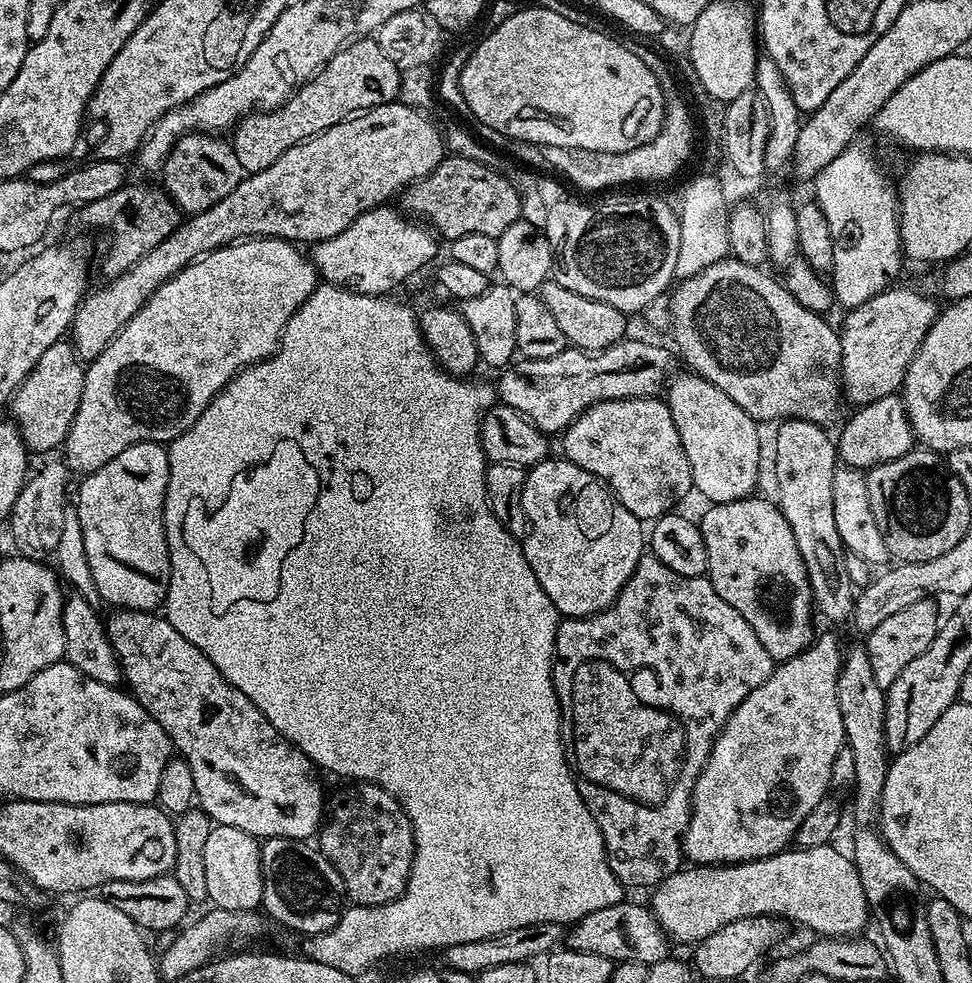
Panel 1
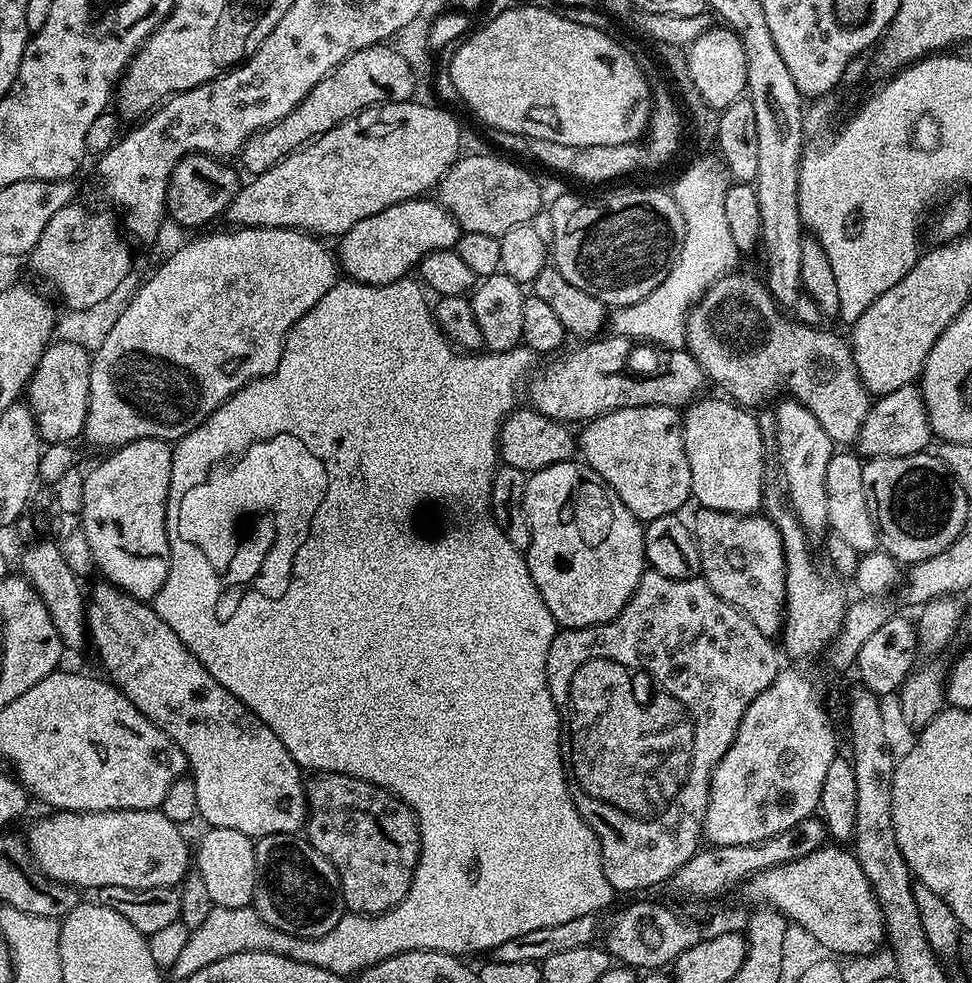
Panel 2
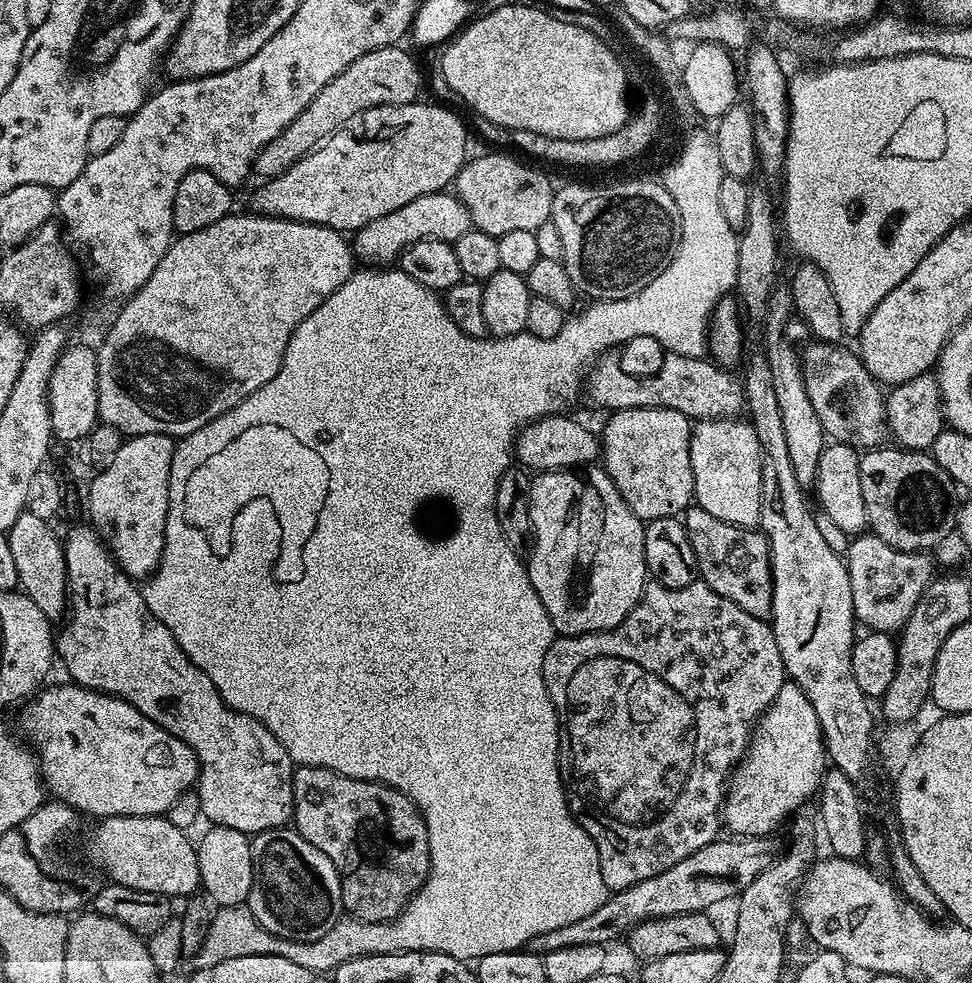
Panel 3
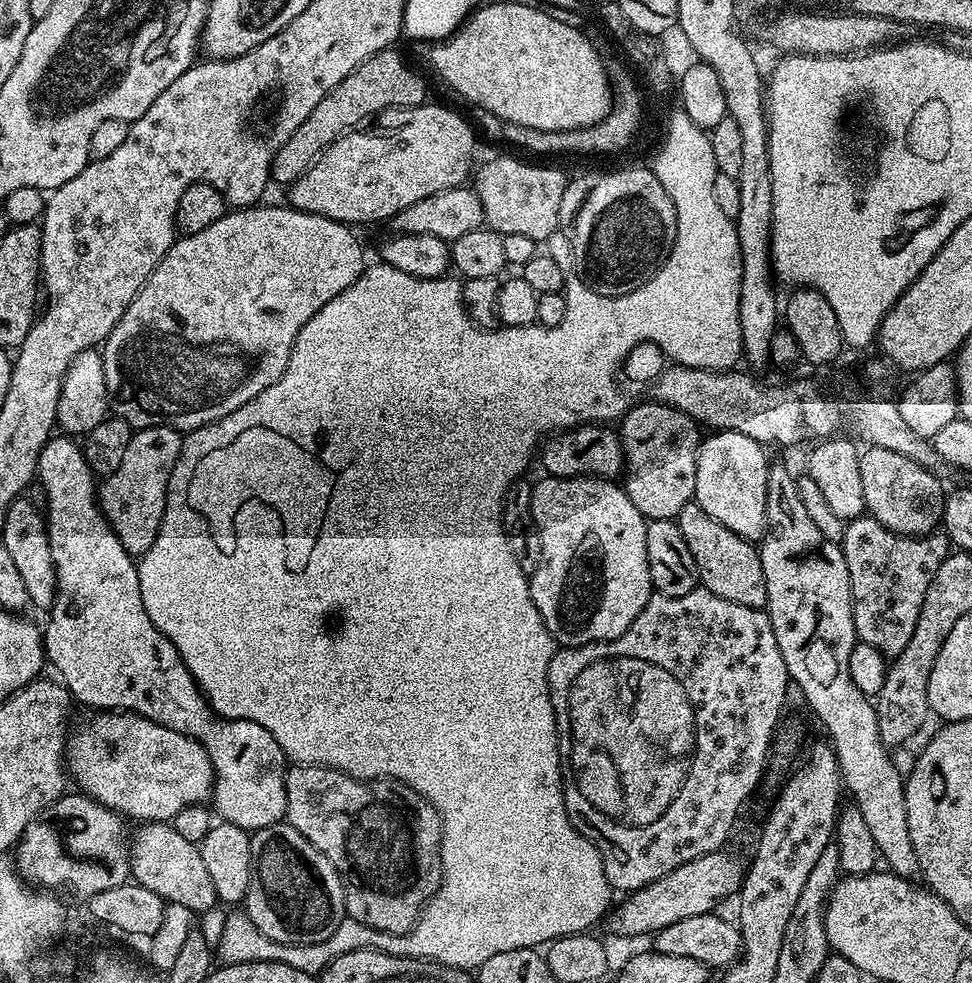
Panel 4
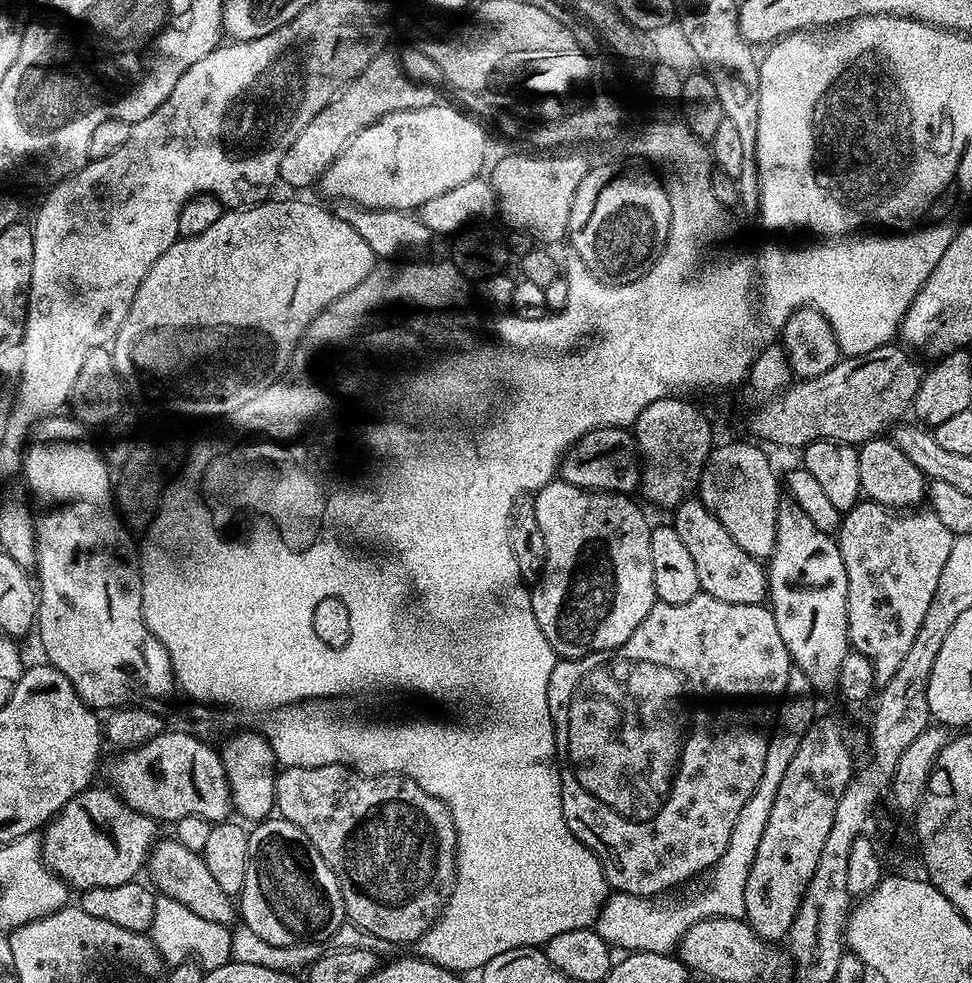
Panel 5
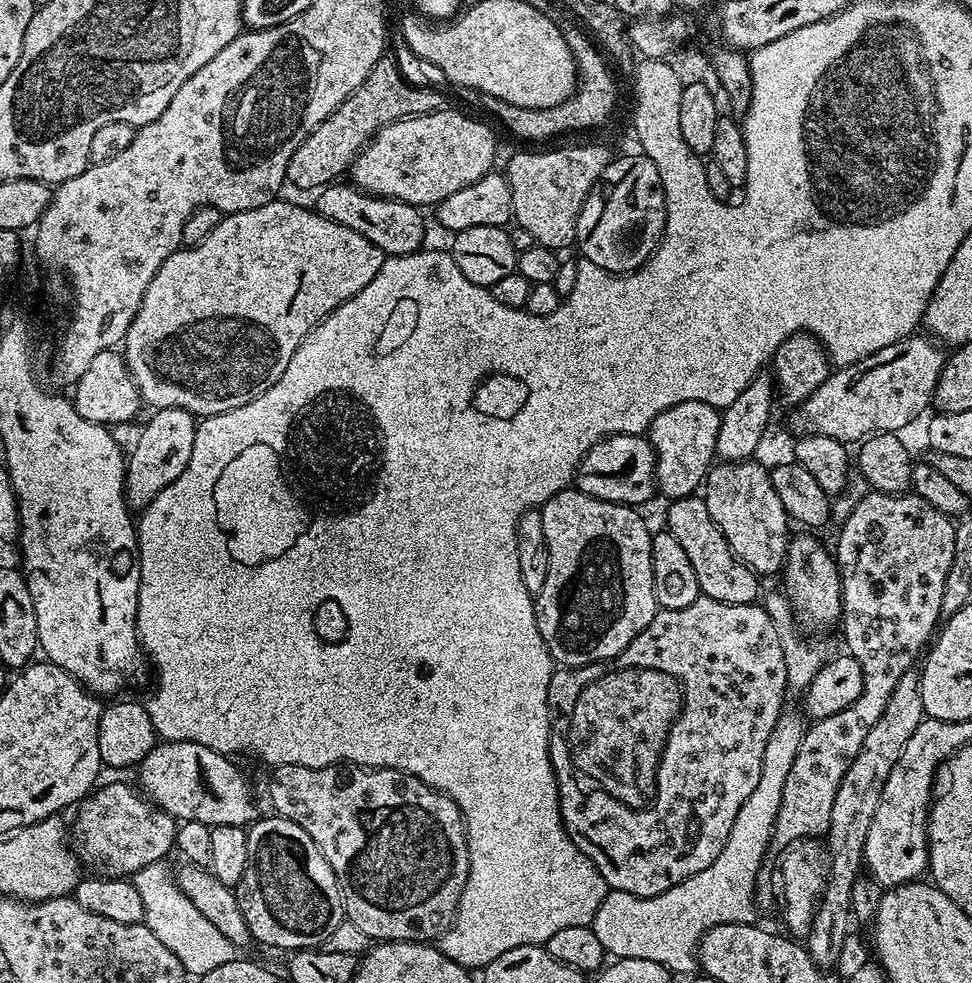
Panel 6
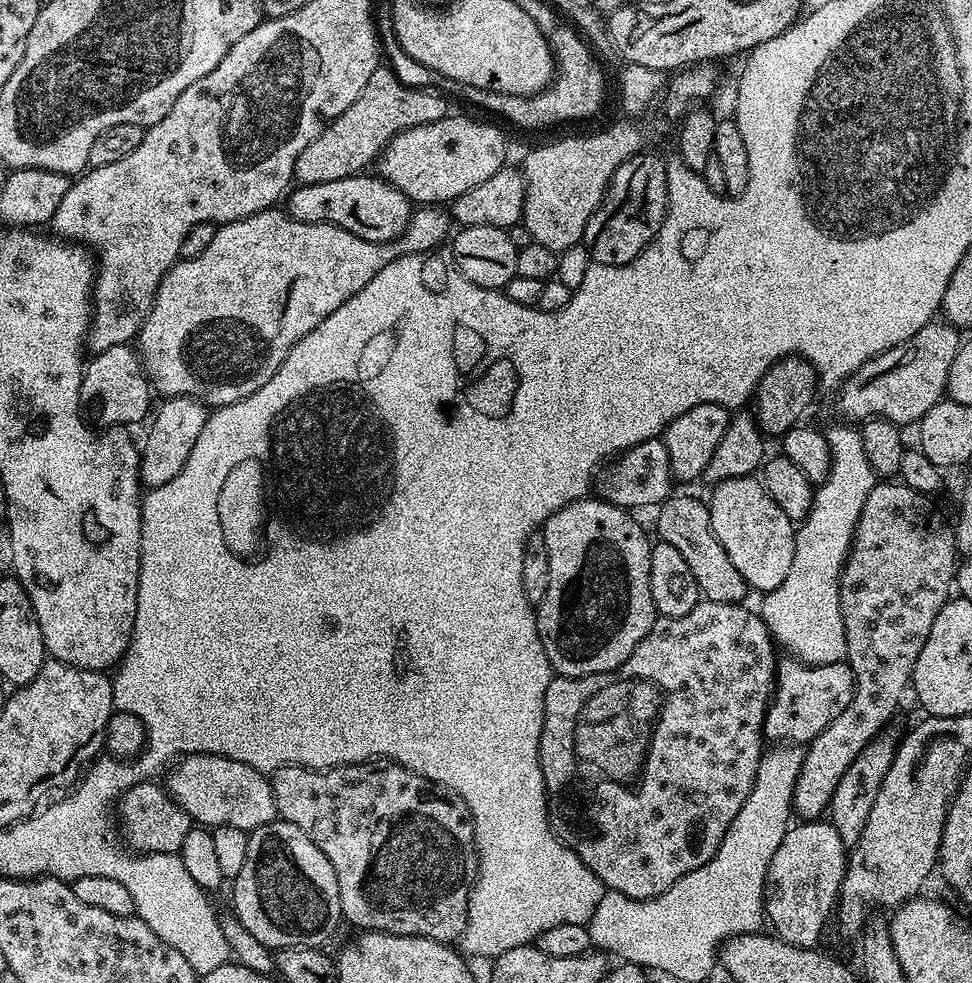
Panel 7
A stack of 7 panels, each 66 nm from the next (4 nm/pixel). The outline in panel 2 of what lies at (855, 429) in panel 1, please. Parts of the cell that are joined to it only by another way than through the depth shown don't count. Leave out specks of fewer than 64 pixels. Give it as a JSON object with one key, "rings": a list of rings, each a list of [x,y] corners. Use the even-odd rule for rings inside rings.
{"rings":[[[911,383],[875,399],[860,427],[858,452],[864,458],[909,456],[915,452],[925,451],[929,447],[928,443],[933,443],[933,440],[924,398],[919,387]]]}

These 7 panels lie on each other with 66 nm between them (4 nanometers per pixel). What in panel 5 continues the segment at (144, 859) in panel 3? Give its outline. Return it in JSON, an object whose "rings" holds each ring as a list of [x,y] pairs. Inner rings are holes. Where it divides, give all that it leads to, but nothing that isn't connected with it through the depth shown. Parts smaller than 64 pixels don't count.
{"rings":[[[160,838],[152,845],[152,853],[148,856],[146,865],[146,876],[149,876],[147,879],[151,887],[159,895],[168,896],[174,902],[182,902],[186,910],[194,910],[194,914],[198,914],[198,918],[206,922],[218,922],[228,926],[232,924],[230,923],[232,919],[234,921],[237,919],[238,908],[233,897],[227,896],[219,888],[218,882],[214,882],[203,855],[186,850],[186,846],[182,846],[182,842],[174,838],[168,838],[168,840]]]}

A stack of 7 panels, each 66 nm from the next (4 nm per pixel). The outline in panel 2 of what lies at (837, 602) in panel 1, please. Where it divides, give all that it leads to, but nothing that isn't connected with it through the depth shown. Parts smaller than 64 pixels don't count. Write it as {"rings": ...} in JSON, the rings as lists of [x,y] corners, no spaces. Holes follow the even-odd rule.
{"rings":[[[795,398],[787,399],[781,399],[775,405],[777,408],[774,408],[774,441],[776,440],[776,456],[780,459],[780,472],[784,475],[782,487],[788,493],[788,505],[804,532],[810,538],[820,538],[829,531],[826,514],[826,466],[830,466],[834,445],[826,430],[822,430],[818,418],[814,418],[814,414],[810,414],[804,404]]]}

